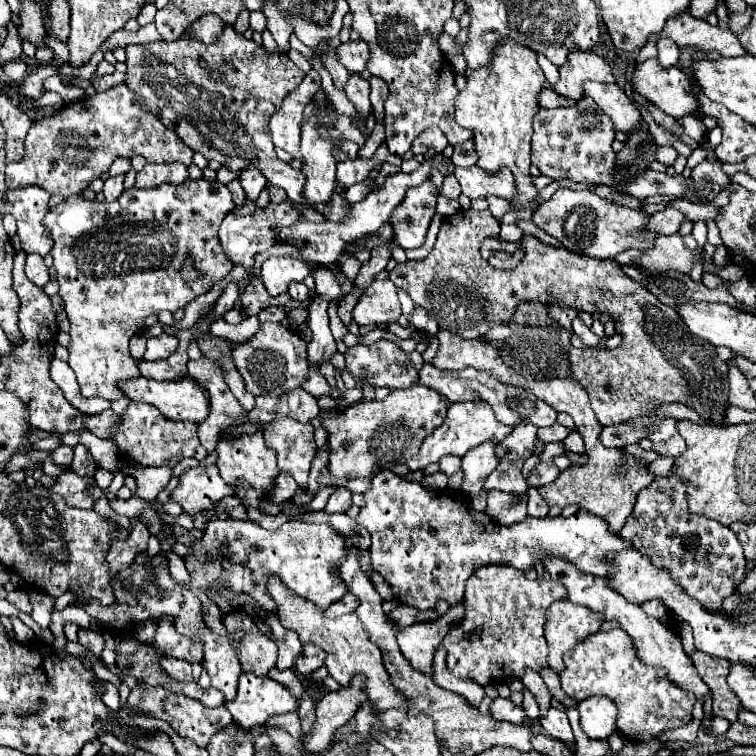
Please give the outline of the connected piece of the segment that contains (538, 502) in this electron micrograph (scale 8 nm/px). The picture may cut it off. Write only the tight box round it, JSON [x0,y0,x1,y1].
[528,489,550,517]

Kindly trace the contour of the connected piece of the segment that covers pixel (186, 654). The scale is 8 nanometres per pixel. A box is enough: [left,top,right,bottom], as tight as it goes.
[150,617,204,663]

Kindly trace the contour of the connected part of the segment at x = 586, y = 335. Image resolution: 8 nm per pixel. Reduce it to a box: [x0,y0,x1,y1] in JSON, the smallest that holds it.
[572,317,600,347]

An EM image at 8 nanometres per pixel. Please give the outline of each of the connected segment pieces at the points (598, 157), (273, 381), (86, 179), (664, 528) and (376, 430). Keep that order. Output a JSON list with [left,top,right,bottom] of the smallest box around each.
[[532,99,616,185],[234,323,308,395],[6,83,192,197],[620,477,746,609],[320,383,448,479]]

